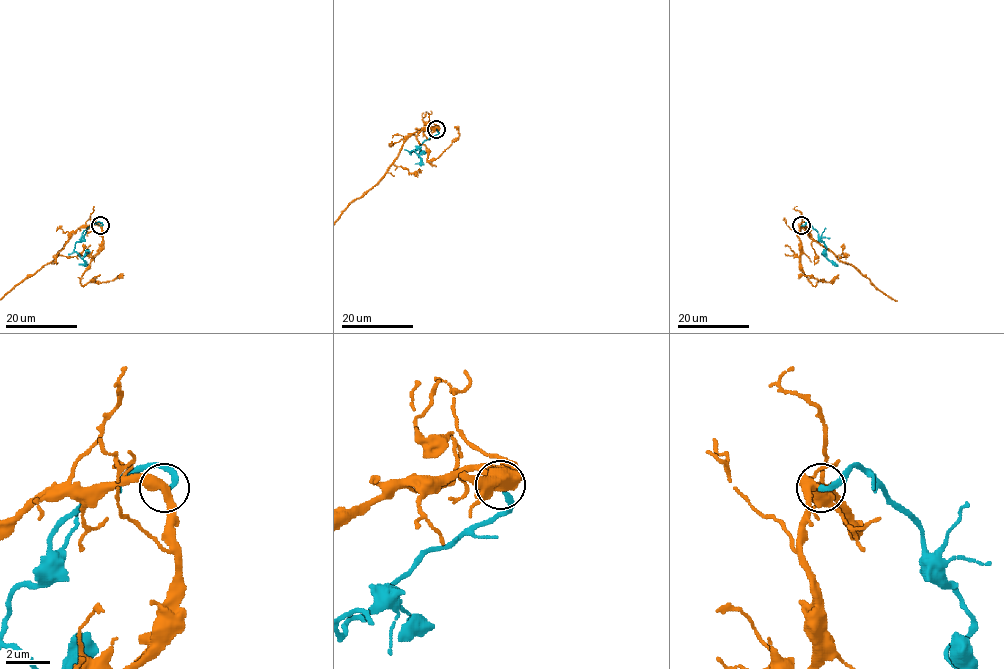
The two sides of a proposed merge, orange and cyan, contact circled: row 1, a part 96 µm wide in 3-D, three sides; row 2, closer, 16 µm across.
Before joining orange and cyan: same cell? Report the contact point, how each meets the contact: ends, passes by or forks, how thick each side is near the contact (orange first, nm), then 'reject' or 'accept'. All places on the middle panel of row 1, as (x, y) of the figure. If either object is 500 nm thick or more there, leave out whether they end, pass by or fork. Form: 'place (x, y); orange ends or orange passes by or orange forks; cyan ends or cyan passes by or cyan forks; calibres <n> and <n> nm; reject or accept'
place (436, 129); orange passes by; cyan ends; calibres 360 and 240 nm; accept

